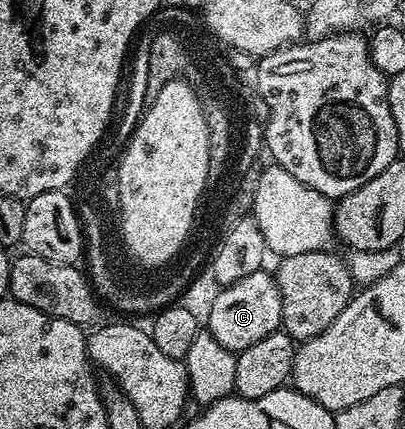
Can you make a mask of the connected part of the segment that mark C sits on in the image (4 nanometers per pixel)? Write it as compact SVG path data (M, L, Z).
M265 268L258 269L236 283L219 288L210 305L208 332L221 347L230 349L235 355L264 339L264 335L272 335L282 329L282 300L278 282L273 272L266 272Z

